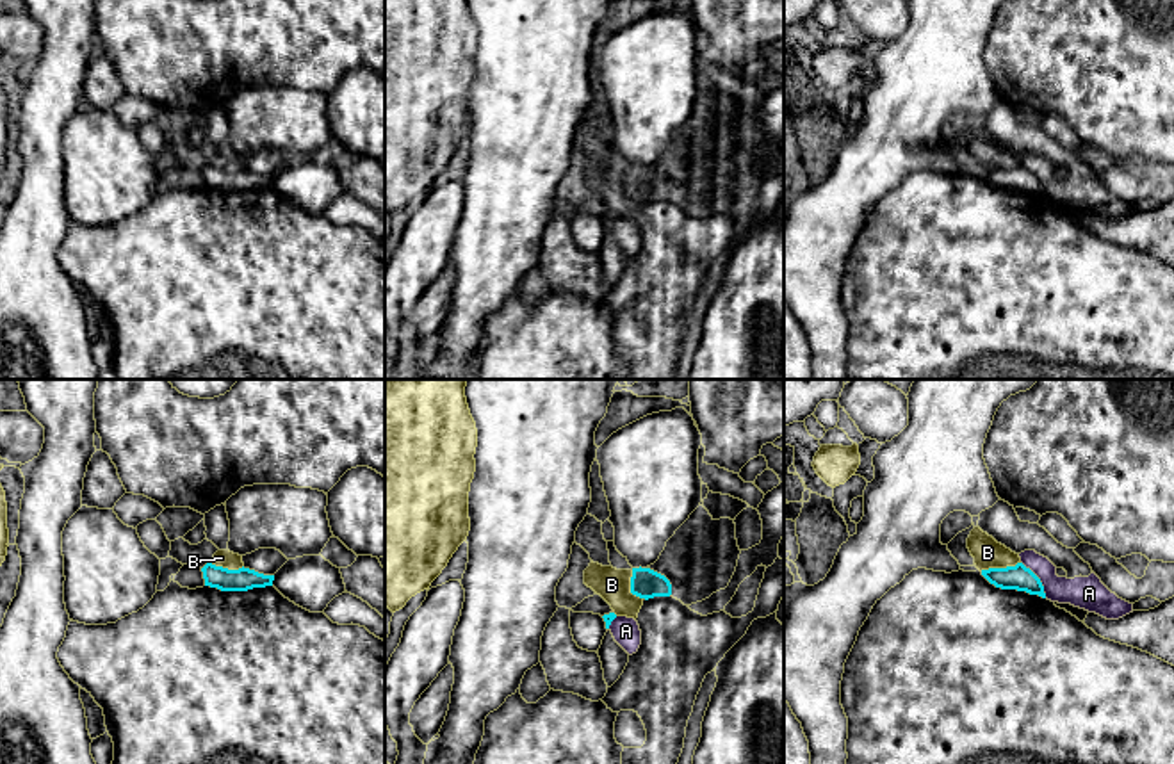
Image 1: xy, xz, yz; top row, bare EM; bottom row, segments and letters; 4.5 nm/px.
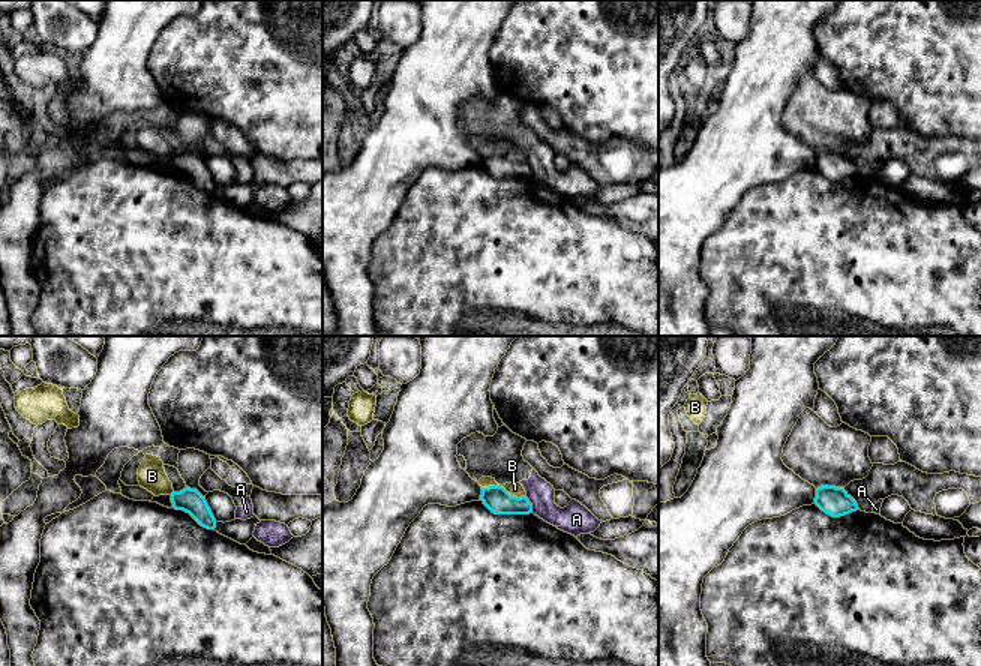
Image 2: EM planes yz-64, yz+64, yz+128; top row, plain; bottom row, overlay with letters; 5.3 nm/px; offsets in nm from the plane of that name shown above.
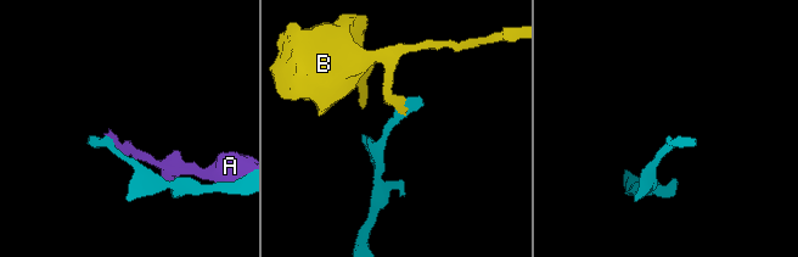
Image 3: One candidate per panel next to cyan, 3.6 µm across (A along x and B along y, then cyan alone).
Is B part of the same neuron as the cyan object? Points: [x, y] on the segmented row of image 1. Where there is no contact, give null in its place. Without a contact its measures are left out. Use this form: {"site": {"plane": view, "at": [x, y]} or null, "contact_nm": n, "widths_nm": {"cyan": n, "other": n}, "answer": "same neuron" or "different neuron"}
{"site": {"plane": "yz", "at": [1000, 568]}, "contact_nm": 190, "widths_nm": {"cyan": 120, "other": 140}, "answer": "different neuron"}

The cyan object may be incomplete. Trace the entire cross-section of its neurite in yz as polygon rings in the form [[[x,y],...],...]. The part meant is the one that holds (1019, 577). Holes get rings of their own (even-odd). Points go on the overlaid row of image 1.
[[[1023,563],[1007,568],[982,570],[982,575],[996,588],[1026,591],[1046,598],[1040,579]]]

